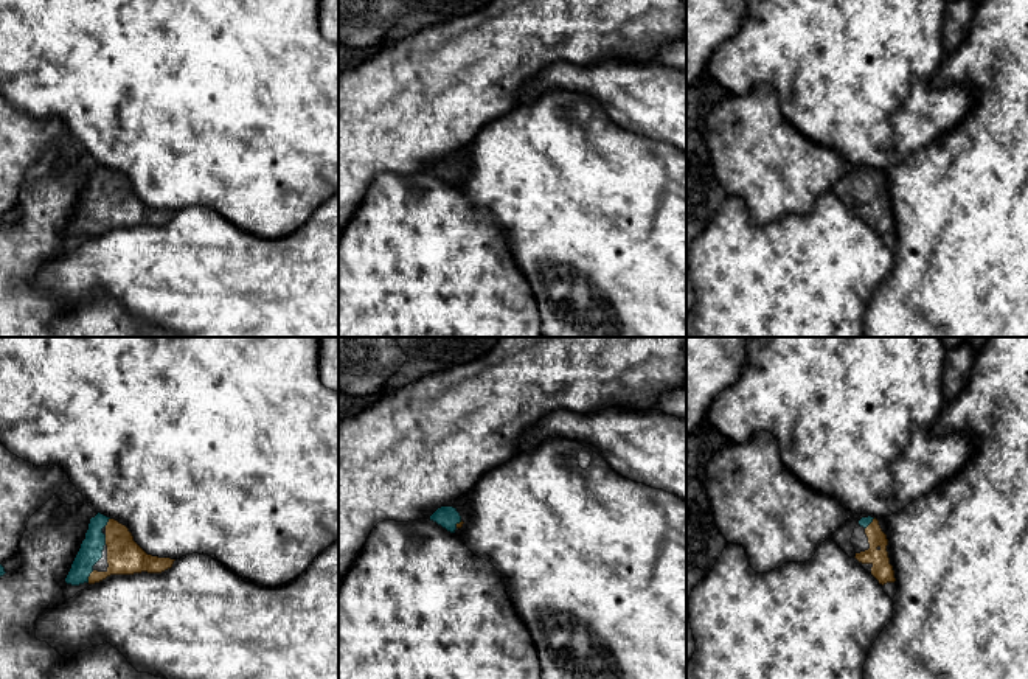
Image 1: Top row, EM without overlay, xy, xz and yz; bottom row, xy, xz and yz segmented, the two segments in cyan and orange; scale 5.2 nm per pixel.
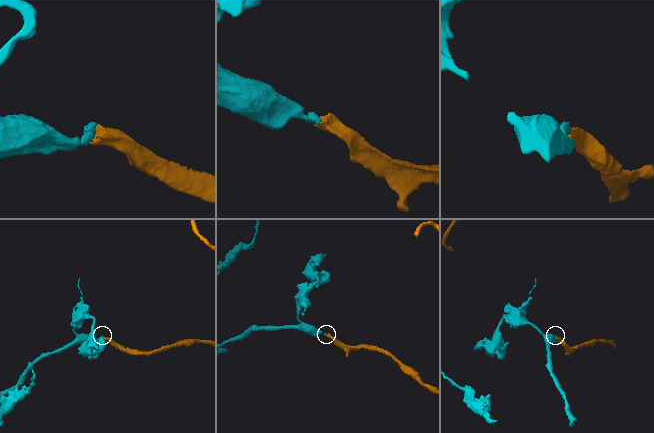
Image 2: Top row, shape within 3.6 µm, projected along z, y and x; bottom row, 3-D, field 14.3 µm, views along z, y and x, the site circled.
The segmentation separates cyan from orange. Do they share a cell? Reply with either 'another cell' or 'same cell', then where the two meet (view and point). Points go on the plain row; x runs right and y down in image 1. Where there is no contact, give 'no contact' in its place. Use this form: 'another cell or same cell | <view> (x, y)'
same cell | xy (89, 227)

